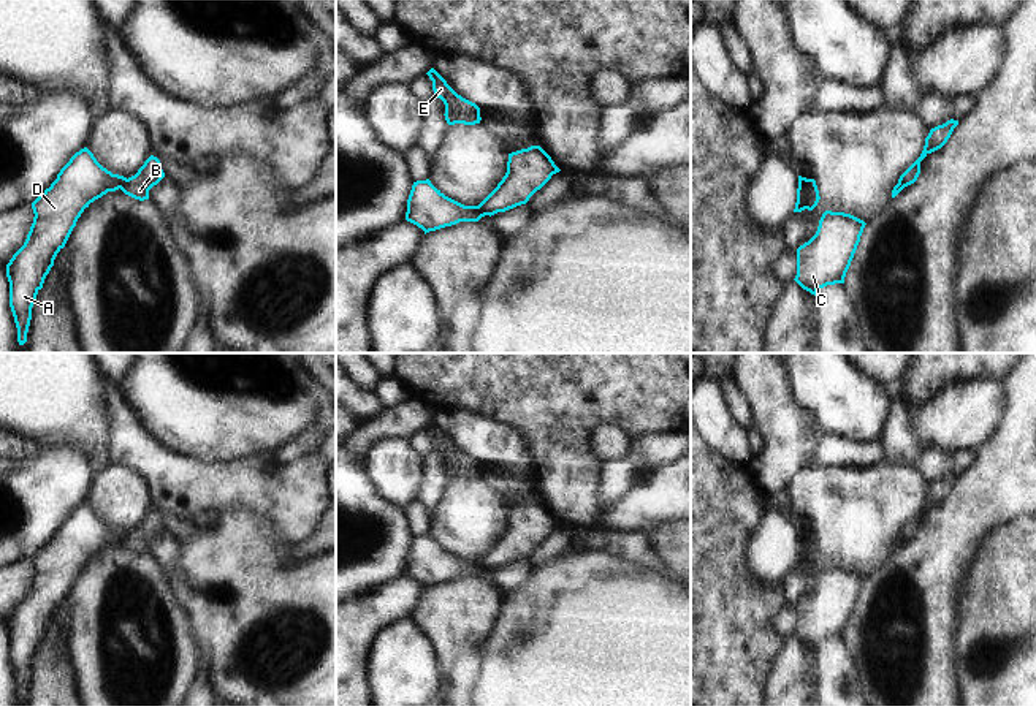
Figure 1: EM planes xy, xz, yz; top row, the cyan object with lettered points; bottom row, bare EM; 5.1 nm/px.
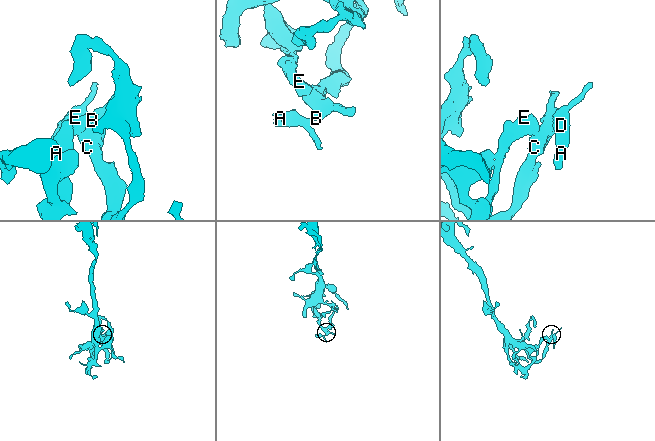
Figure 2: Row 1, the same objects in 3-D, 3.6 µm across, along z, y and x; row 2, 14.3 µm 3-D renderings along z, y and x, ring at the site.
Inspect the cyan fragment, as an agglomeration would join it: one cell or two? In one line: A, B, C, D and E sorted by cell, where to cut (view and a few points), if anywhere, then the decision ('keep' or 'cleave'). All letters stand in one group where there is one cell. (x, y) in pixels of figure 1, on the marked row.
A D / B C E; cut in xy along (127, 179), (119, 187); cleave

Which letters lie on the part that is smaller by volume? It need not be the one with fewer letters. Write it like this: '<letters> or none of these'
A, D

